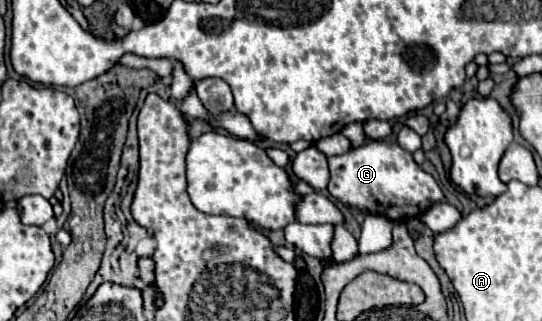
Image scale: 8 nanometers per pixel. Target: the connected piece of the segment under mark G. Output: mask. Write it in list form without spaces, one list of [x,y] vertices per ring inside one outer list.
[[[370,141],[358,149],[350,149],[346,155],[330,157],[330,183],[328,191],[350,207],[364,209],[368,213],[380,213],[394,217],[420,215],[424,209],[440,201],[440,187],[432,175],[424,173],[412,159],[412,153],[402,151],[396,143]]]

